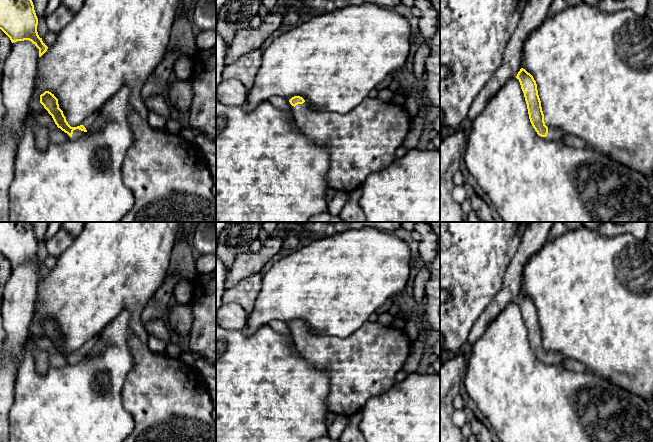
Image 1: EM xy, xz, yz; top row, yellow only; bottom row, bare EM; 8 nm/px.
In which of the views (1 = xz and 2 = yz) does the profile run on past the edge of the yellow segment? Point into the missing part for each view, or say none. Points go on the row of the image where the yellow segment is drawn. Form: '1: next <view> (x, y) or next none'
1: next xz (363, 141)
2: next yz (555, 134)

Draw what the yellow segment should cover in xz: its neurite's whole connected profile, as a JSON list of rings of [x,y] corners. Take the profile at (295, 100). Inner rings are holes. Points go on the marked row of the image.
[[[300,96],[292,97],[289,102],[294,107],[292,115],[297,128],[306,134],[311,142],[326,147],[329,152],[329,167],[325,174],[328,188],[346,193],[361,187],[370,175],[384,169],[395,160],[395,152],[403,145],[413,119],[408,115],[405,106],[382,101],[378,97],[365,98],[357,107],[345,114],[311,109],[303,104],[305,100]]]

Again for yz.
[[[521,68],[516,78],[519,80],[521,89],[524,93],[530,122],[537,134],[541,137],[547,136],[557,142],[568,135],[564,131],[557,128],[552,128],[549,130],[545,125],[537,84],[533,76],[525,69]]]

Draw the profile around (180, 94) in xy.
[[[176,79],[171,83],[167,100],[174,113],[187,116],[193,103],[193,88],[190,80]]]

